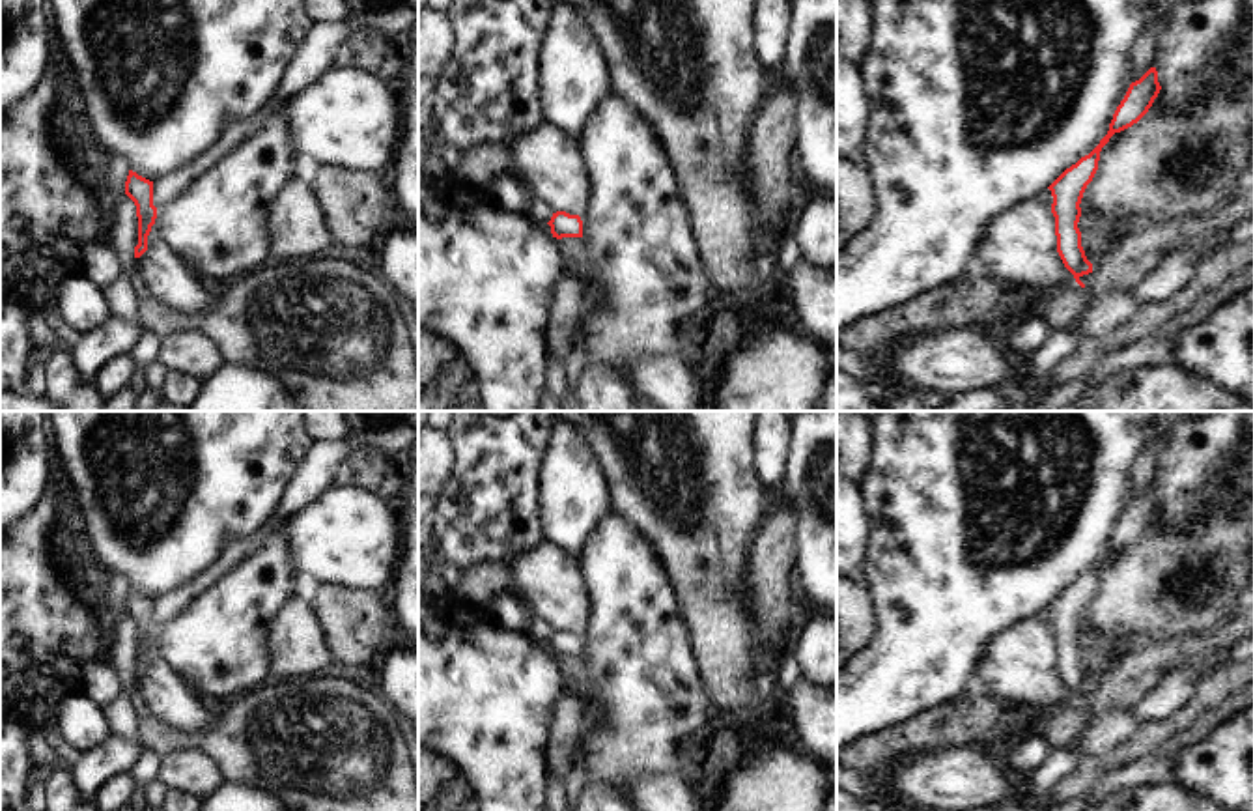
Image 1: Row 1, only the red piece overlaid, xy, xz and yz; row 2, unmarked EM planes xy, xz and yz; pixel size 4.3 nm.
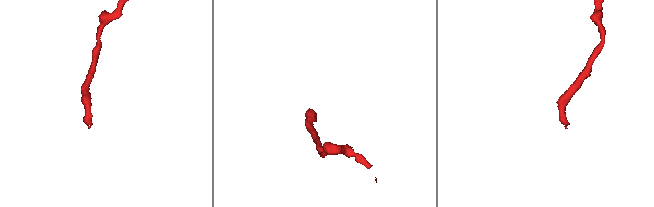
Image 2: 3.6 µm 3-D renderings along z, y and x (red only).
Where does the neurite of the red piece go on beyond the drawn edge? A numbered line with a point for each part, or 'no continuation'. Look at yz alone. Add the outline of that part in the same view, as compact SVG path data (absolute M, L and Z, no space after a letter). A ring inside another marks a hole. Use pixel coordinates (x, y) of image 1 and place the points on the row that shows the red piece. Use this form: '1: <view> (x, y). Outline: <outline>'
1: yz (1091, 283). Outline: M1089 273L1089 275L1079 277L1079 280L1085 284L1087 293L1091 295L1091 301L1089 301L1089 306L1091 306L1098 297L1098 278L1094 273ZM1087 308L1081 312L1079 316L1081 320L1085 320Z

